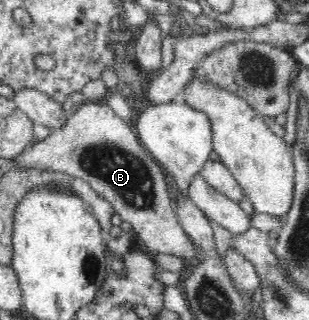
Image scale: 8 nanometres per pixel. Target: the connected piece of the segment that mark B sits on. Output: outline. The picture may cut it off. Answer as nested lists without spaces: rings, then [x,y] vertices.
[[[103,100],[85,101],[67,116],[66,125],[50,131],[44,141],[26,145],[22,153],[16,154],[16,167],[36,167],[39,170],[60,172],[72,175],[72,179],[80,177],[89,183],[100,196],[104,197],[120,215],[121,220],[130,223],[136,236],[152,253],[168,254],[177,258],[190,260],[195,257],[192,242],[187,239],[186,232],[178,223],[174,202],[166,190],[165,171],[160,173],[161,166],[136,139],[130,123],[122,120]]]

